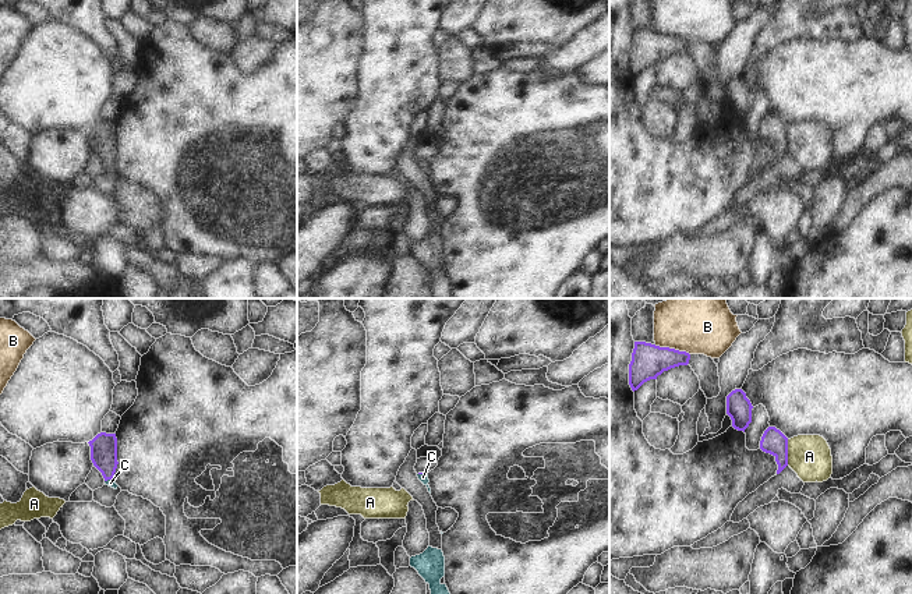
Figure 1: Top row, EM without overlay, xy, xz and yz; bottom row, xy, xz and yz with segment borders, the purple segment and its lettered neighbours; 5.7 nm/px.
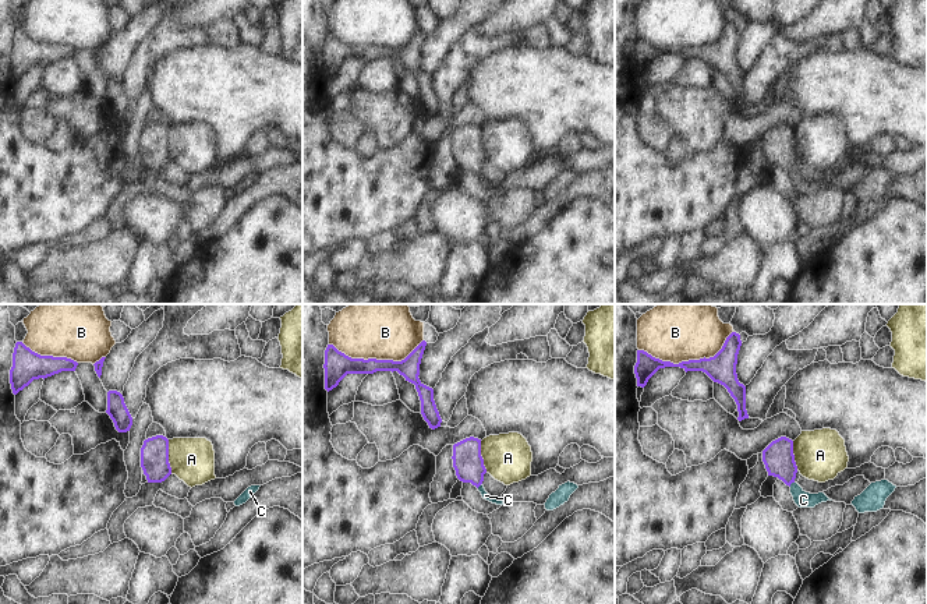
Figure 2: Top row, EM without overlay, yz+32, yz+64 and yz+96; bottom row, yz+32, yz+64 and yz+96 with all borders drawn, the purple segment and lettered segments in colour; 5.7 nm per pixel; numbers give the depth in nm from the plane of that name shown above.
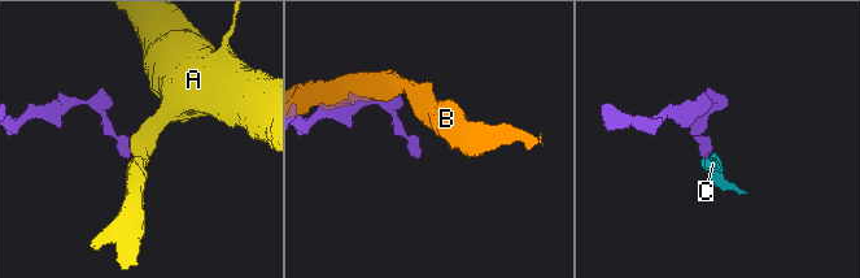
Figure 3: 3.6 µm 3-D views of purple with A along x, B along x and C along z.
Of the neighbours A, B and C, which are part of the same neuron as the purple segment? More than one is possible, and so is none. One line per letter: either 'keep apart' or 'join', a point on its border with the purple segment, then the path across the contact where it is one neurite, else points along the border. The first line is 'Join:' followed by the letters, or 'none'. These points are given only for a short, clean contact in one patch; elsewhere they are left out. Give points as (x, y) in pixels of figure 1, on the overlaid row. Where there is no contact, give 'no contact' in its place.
Join: C
A: keep apart | yz (787, 452)
B: keep apart | yz (672, 349)
C: join | xy (109, 478) | across xy (103, 448), (109, 478), (110, 483)

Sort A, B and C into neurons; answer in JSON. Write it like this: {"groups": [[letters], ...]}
{"groups": [["A"], ["B"], ["C"]]}

